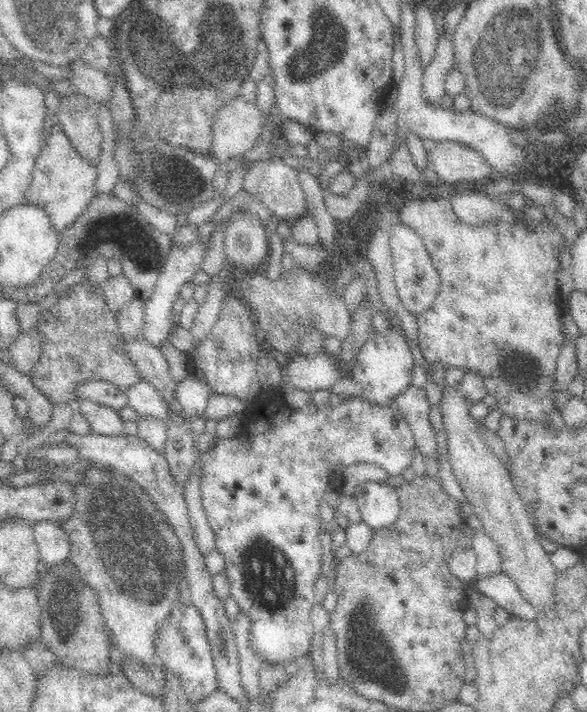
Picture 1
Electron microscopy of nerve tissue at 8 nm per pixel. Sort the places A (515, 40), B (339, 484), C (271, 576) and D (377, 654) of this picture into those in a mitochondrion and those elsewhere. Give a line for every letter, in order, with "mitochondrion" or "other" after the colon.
A: mitochondrion
B: other
C: mitochondrion
D: mitochondrion

